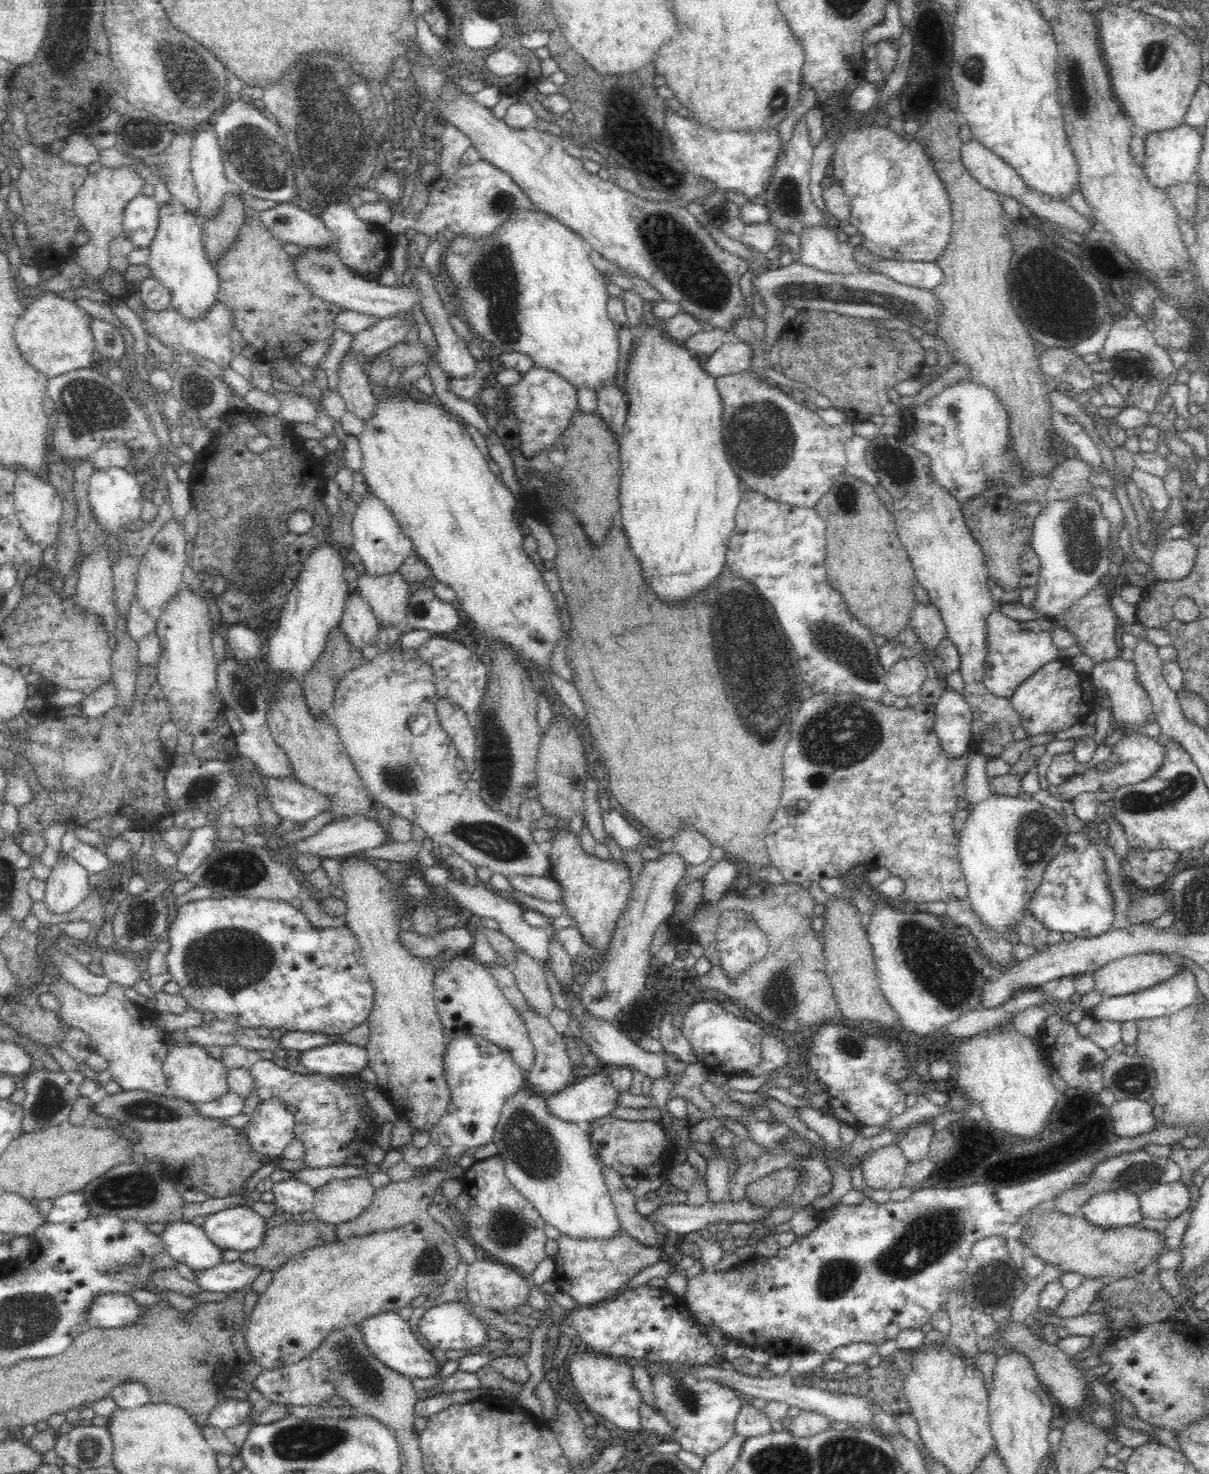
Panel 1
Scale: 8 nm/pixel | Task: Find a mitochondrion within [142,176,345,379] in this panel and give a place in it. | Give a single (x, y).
(316, 264)

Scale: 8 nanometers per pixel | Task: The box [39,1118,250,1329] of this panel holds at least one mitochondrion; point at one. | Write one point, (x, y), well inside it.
(134, 1190)

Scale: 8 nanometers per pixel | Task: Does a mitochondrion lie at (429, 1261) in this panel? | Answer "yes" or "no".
yes

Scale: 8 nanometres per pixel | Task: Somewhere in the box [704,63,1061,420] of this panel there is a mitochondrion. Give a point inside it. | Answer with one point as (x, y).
(789, 202)

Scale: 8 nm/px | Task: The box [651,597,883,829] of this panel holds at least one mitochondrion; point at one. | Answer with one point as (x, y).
(835, 640)

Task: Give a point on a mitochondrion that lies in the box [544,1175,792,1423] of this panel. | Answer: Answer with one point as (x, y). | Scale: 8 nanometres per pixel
(687, 1396)

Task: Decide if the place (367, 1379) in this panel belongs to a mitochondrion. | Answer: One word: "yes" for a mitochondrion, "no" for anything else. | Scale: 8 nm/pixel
yes

